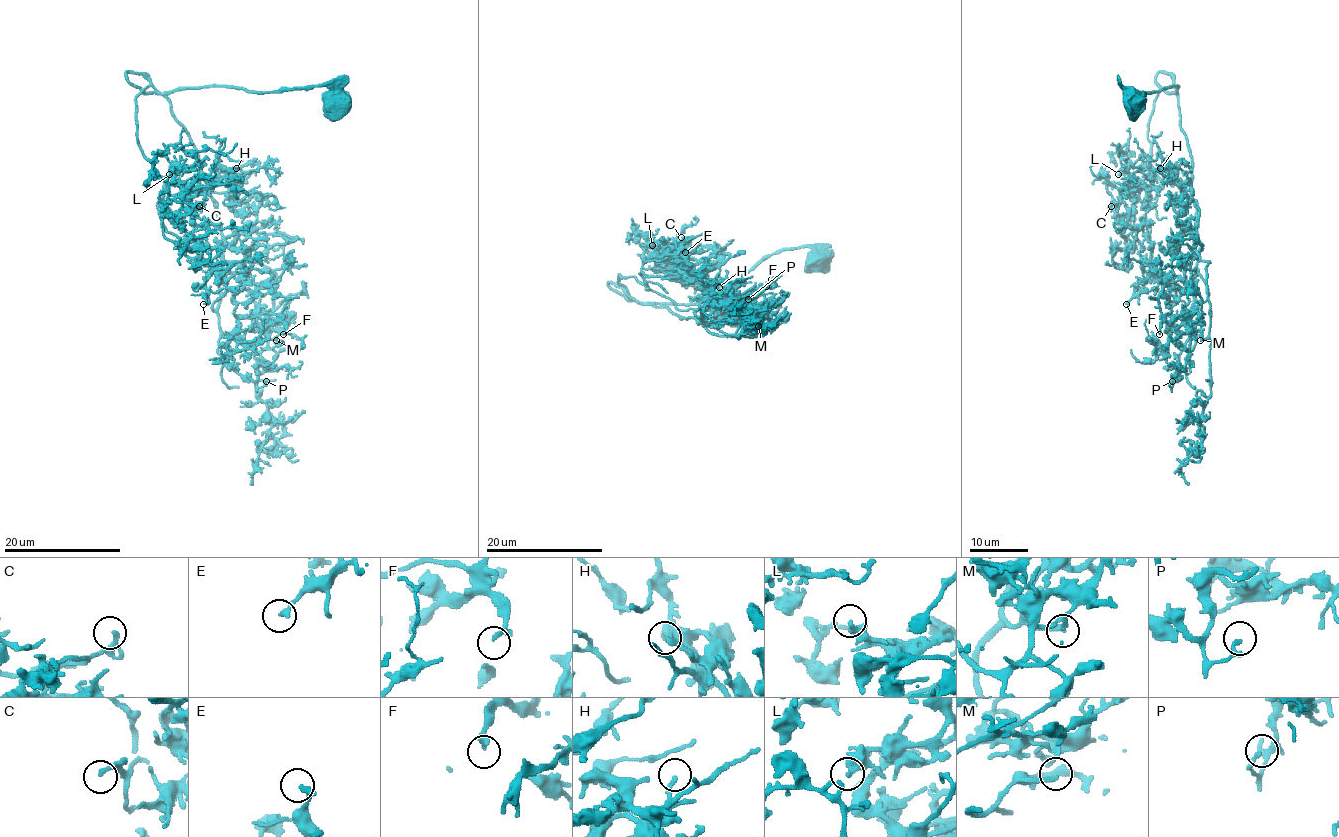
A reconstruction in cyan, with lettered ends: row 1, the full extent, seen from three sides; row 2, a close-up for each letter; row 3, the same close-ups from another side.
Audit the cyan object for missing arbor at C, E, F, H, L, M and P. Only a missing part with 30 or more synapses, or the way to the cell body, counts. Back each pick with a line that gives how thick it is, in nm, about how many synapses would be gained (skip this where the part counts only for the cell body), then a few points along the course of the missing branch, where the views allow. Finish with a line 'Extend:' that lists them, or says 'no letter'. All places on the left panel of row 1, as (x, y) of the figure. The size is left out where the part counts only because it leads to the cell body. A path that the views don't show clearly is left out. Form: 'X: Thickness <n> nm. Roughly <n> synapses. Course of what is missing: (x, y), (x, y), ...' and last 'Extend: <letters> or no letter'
C: Thickness 200 nm. Roughly 45 synapses. Course of what is missing: (199, 206), (178, 219), (204, 228)
M: Thickness 200 nm. Roughly 90 synapses. Course of what is missing: (276, 340), (290, 334), (299, 337), (303, 323), (298, 314), (302, 307)
Extend: C, M

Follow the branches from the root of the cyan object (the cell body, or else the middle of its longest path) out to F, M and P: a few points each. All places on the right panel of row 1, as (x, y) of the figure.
F: (1134, 103), (1120, 85), (1178, 87), (1197, 273), (1207, 286), (1181, 326), (1165, 321), (1159, 334)
M: (1134, 103), (1120, 85), (1178, 87), (1197, 273), (1207, 286), (1187, 327), (1200, 324), (1200, 340)
P: (1134, 103), (1120, 85), (1178, 87), (1191, 155), (1197, 275), (1172, 381)

